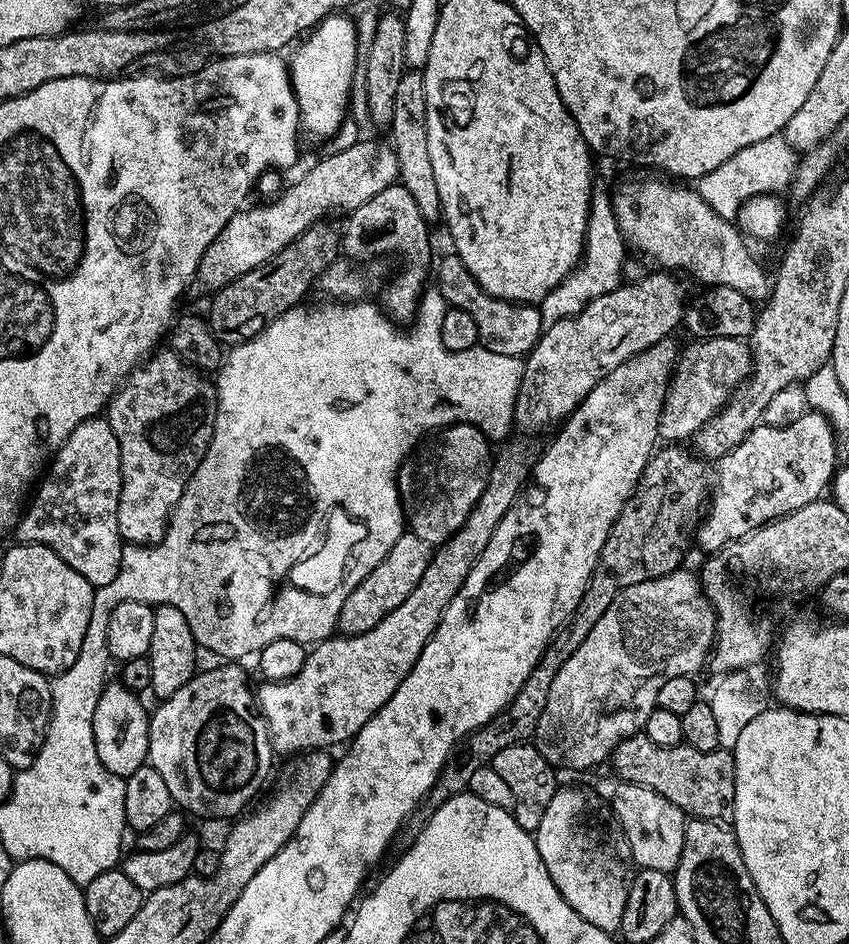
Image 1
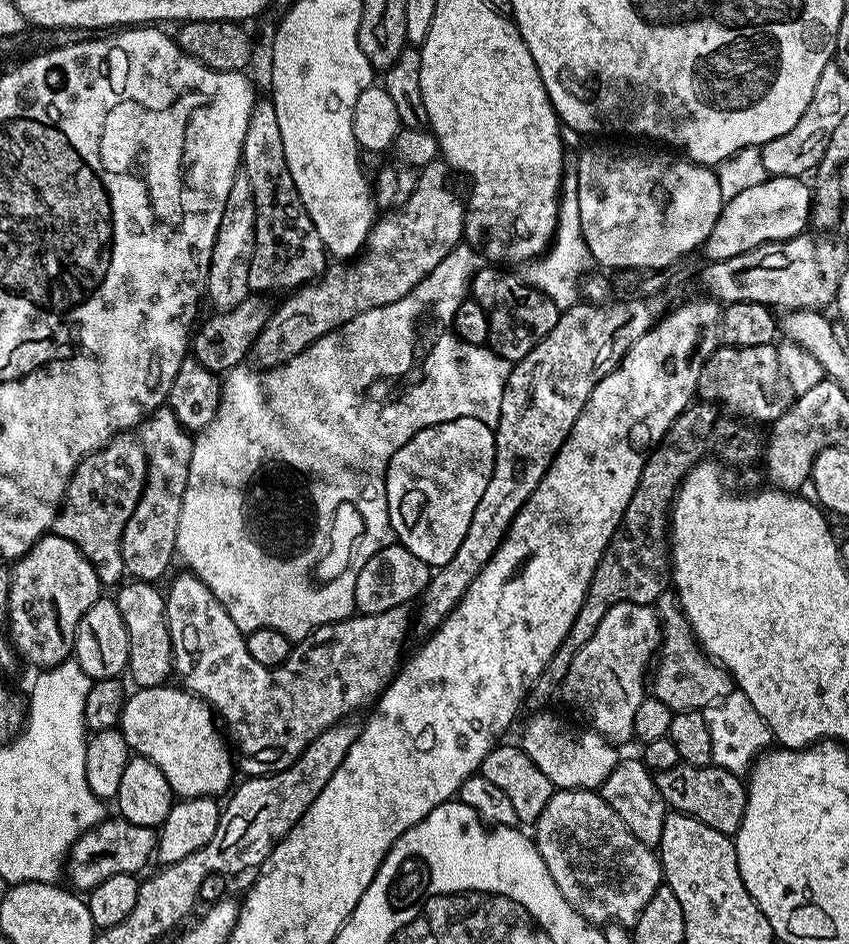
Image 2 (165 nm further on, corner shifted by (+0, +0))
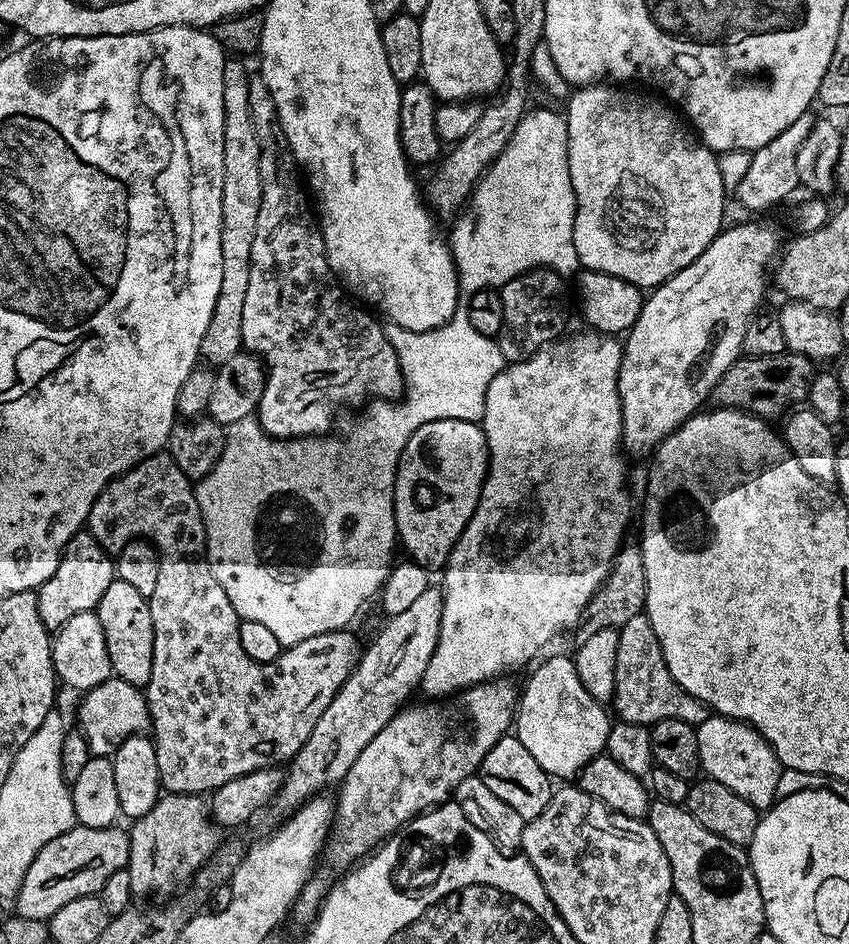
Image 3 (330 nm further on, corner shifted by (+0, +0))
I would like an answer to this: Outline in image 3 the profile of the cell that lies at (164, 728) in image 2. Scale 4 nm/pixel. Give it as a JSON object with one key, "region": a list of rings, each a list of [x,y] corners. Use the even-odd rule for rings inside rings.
{"region":[[[113,678],[94,686],[83,693],[80,704],[79,731],[84,733],[88,740],[88,750],[92,756],[112,757],[126,742],[126,738],[147,733],[150,728],[148,718],[148,698],[141,689],[130,682]]]}

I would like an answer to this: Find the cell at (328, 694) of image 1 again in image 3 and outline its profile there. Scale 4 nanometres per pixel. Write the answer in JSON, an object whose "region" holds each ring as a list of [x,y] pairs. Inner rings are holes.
{"region":[[[167,450],[147,456],[145,460],[123,472],[117,480],[110,481],[102,490],[102,494],[98,494],[98,498],[90,506],[86,530],[102,547],[113,553],[121,552],[131,540],[147,540],[155,546],[158,554],[158,583],[154,586],[154,594],[147,596],[150,606],[150,622],[154,622],[154,666],[150,666],[150,682],[146,689],[146,695],[150,736],[158,754],[161,789],[165,793],[177,796],[211,794],[218,786],[226,786],[226,782],[230,782],[234,778],[242,778],[242,774],[250,774],[254,770],[278,768],[291,762],[298,754],[298,750],[302,750],[306,738],[310,738],[310,734],[314,730],[314,722],[318,722],[318,718],[322,718],[326,706],[330,706],[330,702],[334,702],[338,690],[350,678],[350,674],[360,662],[362,643],[360,644],[359,638],[352,633],[352,630],[314,634],[314,638],[306,638],[302,642],[285,647],[281,651],[280,657],[274,662],[269,664],[254,662],[254,658],[250,658],[246,654],[246,650],[242,650],[242,642],[238,642],[240,615],[234,610],[230,598],[226,598],[226,590],[222,590],[222,586],[218,586],[218,578],[214,578],[214,570],[210,570],[208,565],[206,526],[202,518],[202,510],[198,506],[193,481],[189,480],[186,474],[182,474],[182,470],[178,470],[178,462],[174,462],[174,458]]]}

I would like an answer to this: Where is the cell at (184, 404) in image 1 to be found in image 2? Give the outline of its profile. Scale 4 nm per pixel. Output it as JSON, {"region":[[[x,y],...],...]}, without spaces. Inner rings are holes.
{"region":[[[157,408],[142,421],[138,428],[140,445],[146,450],[148,473],[138,506],[122,530],[118,555],[127,574],[133,580],[160,582],[169,575],[168,567],[176,556],[178,517],[182,514],[182,498],[186,494],[186,478],[190,466],[193,437],[184,431],[171,408]]]}

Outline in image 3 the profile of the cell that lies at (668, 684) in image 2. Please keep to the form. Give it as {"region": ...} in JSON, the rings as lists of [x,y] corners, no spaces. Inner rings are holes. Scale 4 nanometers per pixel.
{"region":[[[643,612],[634,614],[630,622],[618,629],[618,658],[614,662],[614,694],[610,708],[621,720],[649,726],[663,719],[681,719],[697,726],[710,716],[701,700],[686,694],[686,690],[674,682],[666,658],[662,658],[662,646],[658,646],[658,638]]]}

